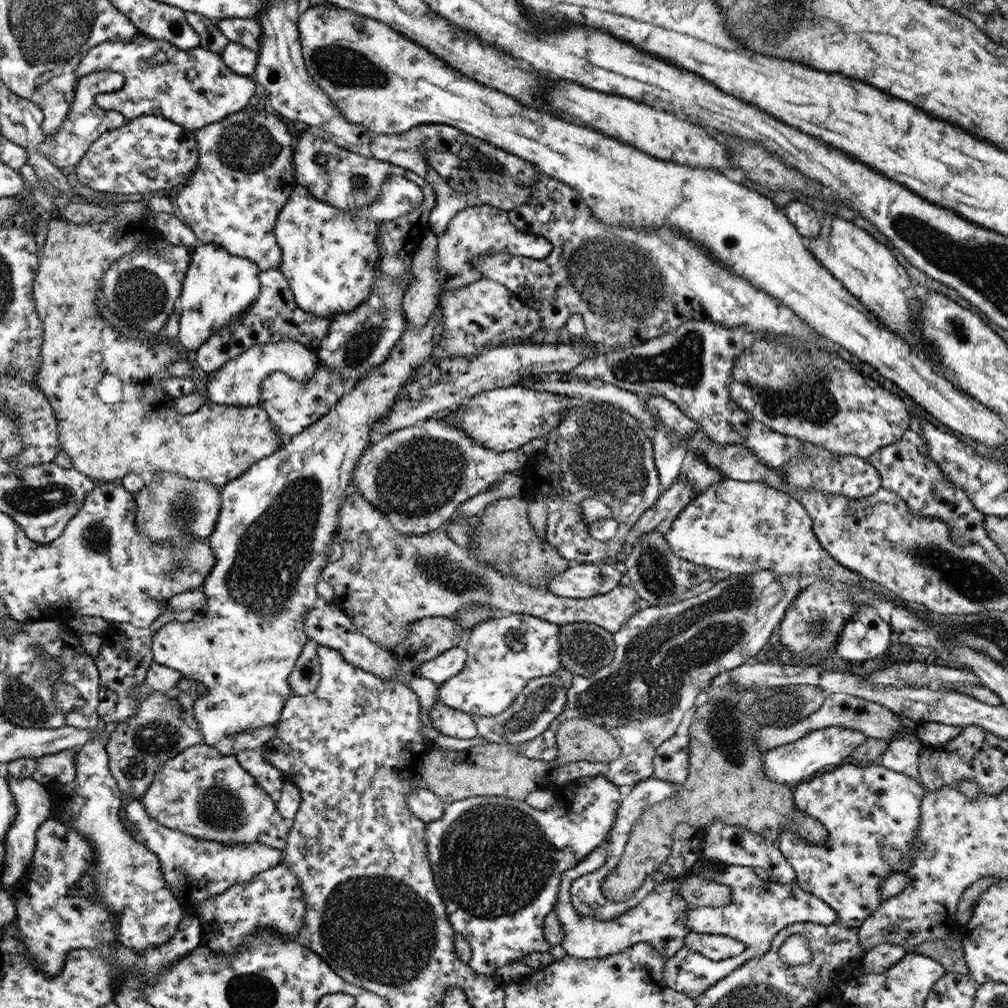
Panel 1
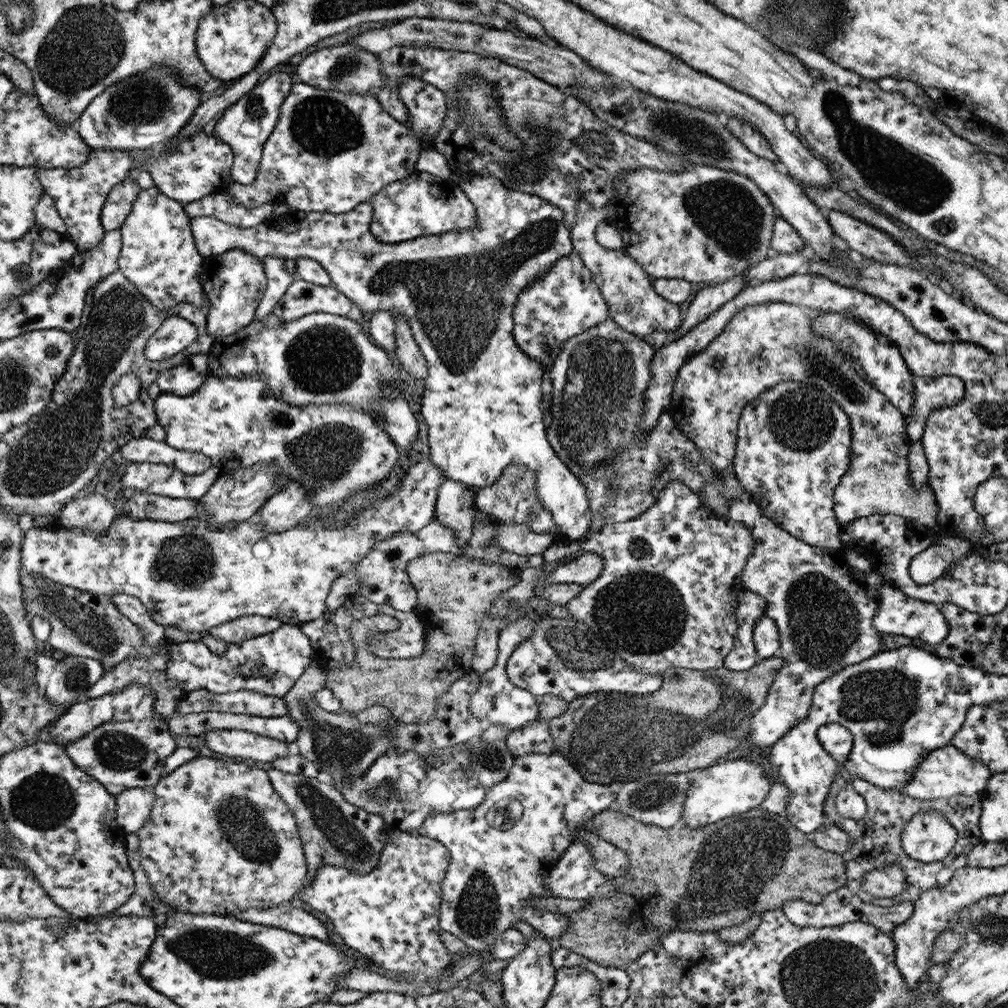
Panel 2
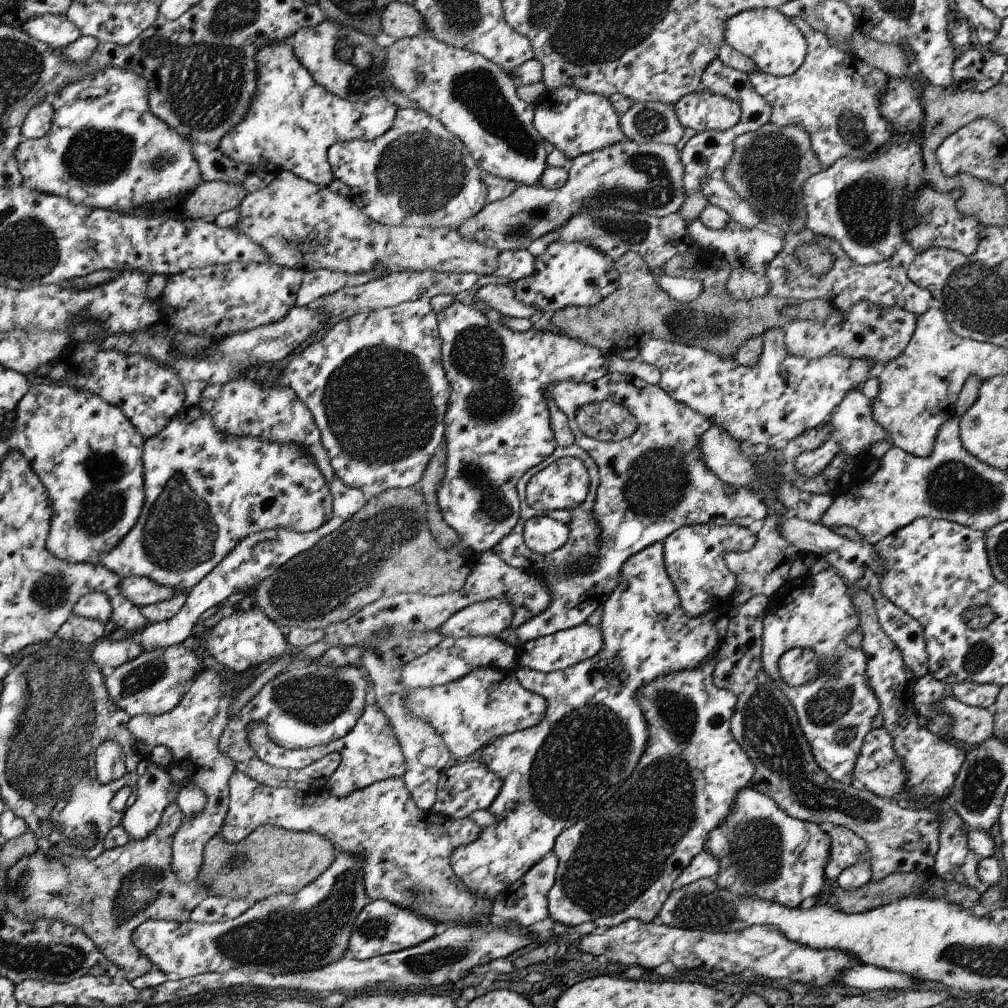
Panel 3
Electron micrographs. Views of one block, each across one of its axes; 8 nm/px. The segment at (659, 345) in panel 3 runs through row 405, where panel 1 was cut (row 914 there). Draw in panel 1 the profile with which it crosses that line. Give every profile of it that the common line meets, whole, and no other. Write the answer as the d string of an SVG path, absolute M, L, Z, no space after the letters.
M727 866L721 868L722 871L715 880L717 884L723 884L729 888L731 893L731 902L727 906L719 908L692 908L686 912L687 923L685 926L689 931L698 935L715 934L729 936L743 943L743 952L731 958L724 958L715 962L705 956L701 956L687 948L681 946L675 954L665 959L662 967L662 981L667 988L675 992L685 993L688 996L695 997L700 995L710 984L715 984L721 978L727 977L731 972L740 968L747 960L751 958L762 957L767 952L771 940L781 928L791 926L797 922L811 922L821 926L829 926L838 922L837 913L835 913L827 904L824 904L817 897L803 892L798 884L793 880L787 884L779 884L773 881L761 881L755 877L751 867Z

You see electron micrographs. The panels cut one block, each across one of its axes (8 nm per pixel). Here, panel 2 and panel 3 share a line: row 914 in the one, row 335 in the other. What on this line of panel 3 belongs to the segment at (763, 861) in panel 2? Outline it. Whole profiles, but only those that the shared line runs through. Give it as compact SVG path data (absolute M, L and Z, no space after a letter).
M625 252L614 261L618 275L618 288L604 300L589 307L569 306L552 313L549 319L553 326L572 339L582 341L602 352L617 349L635 349L638 338L651 331L652 339L661 339L675 344L703 348L719 357L733 356L736 348L751 336L760 336L769 328L785 328L792 320L825 322L831 316L833 306L825 299L817 298L805 302L783 300L763 295L749 300L735 300L726 292L726 280L731 266L719 257L703 258L701 272L701 294L691 303L682 303L666 296L657 286L645 262L635 252Z

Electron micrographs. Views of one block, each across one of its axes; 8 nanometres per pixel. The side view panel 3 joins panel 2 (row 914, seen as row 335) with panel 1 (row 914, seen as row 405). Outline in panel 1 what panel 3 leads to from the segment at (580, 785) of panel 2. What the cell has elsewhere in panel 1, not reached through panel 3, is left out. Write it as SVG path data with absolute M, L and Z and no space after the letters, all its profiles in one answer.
M603 775L579 777L576 780L555 785L552 789L555 801L551 803L551 807L547 810L537 810L531 808L524 802L518 802L505 797L471 796L445 804L441 819L425 824L424 836L427 861L429 862L433 876L433 884L443 900L447 921L449 921L451 928L455 933L462 934L464 939L469 943L470 958L466 964L476 974L492 976L499 966L503 966L503 964L509 961L520 959L522 956L529 954L529 951L550 950L551 946L543 938L541 927L543 927L543 919L547 916L547 913L554 910L555 903L558 901L558 886L561 876L563 872L569 871L573 866L576 866L583 858L586 858L587 855L593 852L593 850L596 850L606 840L621 800L618 786Z

